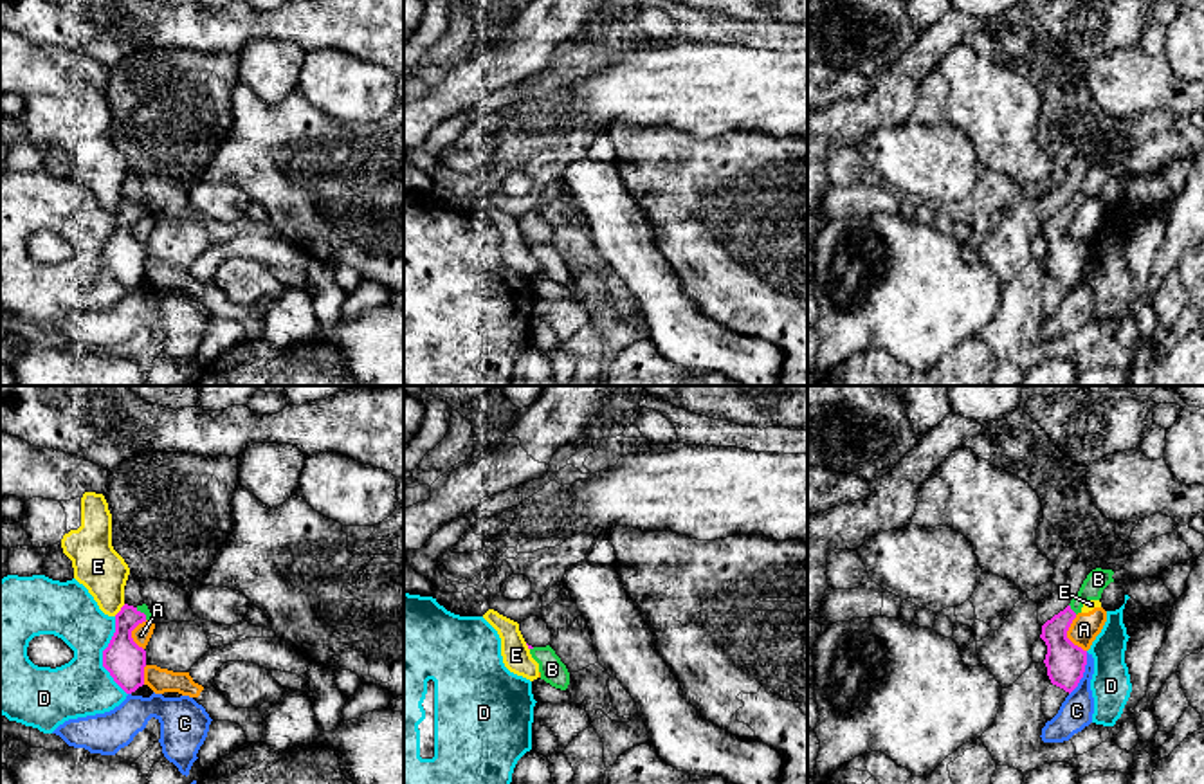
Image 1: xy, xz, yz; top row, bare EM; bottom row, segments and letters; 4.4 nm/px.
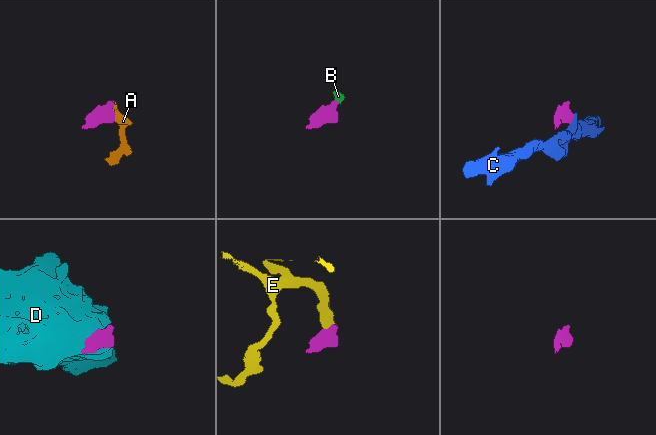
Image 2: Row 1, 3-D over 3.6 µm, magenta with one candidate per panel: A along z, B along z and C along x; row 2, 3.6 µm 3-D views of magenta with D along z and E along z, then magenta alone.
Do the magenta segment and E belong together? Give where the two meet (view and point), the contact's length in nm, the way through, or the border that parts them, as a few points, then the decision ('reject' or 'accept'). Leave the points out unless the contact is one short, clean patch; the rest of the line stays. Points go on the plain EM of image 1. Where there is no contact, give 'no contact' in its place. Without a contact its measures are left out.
xy (121, 206) | 80 nm | reject

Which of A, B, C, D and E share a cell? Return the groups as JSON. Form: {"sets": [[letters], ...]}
{"sets": [["A", "E"], ["B"], ["C"], ["D"]]}

